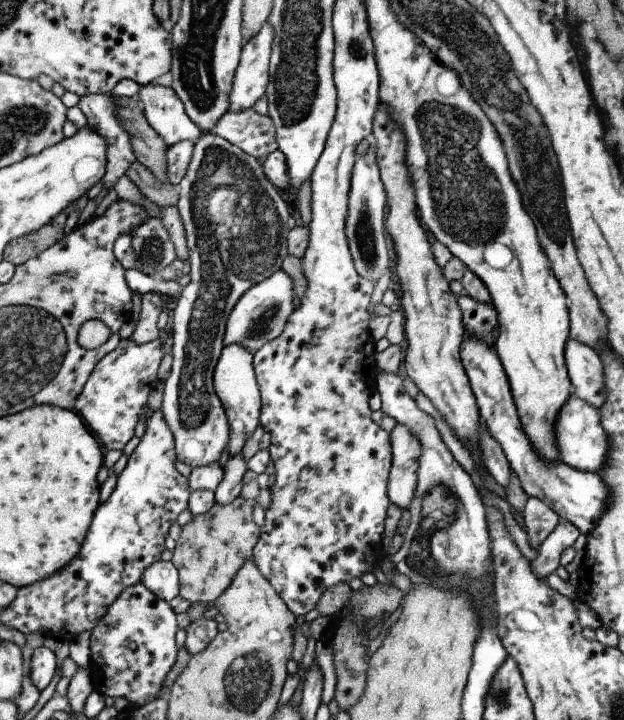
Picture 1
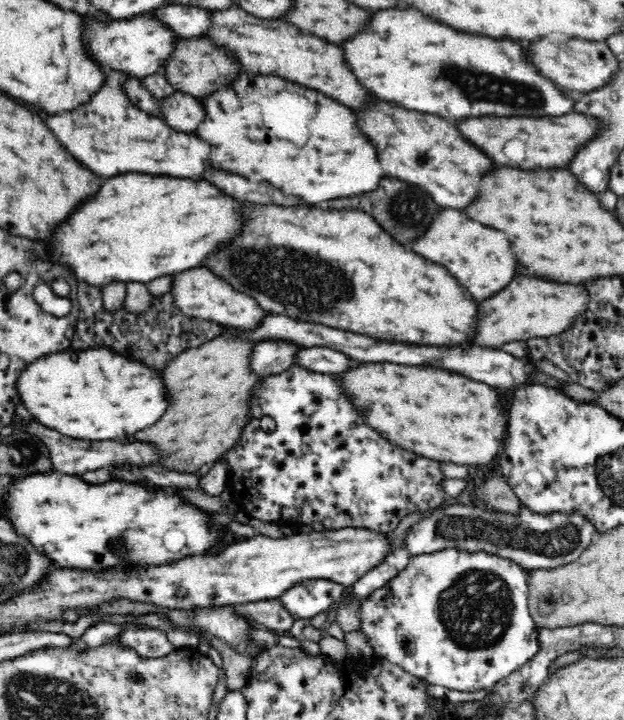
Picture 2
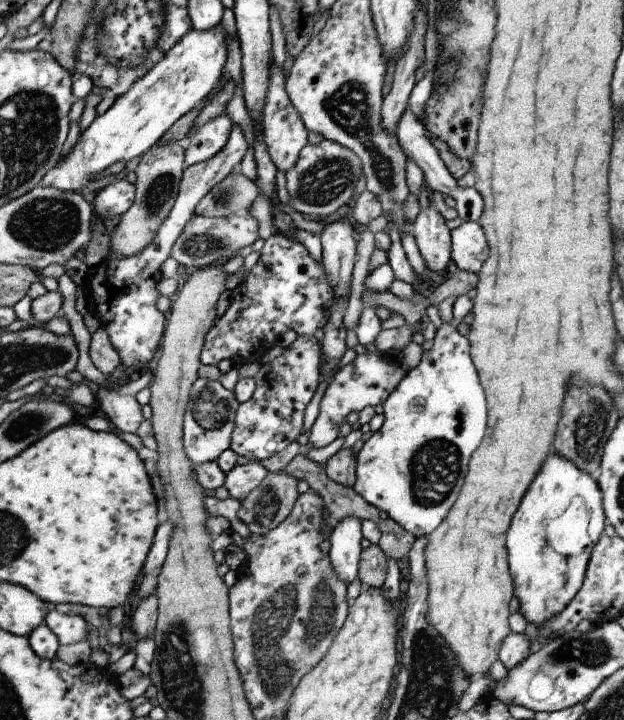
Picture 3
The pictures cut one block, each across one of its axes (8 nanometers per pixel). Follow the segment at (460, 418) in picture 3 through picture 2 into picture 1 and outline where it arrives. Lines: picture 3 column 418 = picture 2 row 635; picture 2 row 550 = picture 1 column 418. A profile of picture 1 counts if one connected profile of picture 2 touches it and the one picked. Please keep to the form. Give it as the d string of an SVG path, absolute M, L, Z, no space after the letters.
M395 424L391 430L391 472L389 472L389 486L387 496L395 506L407 510L415 498L417 490L417 470L419 470L419 456L421 444L411 434L407 426Z

